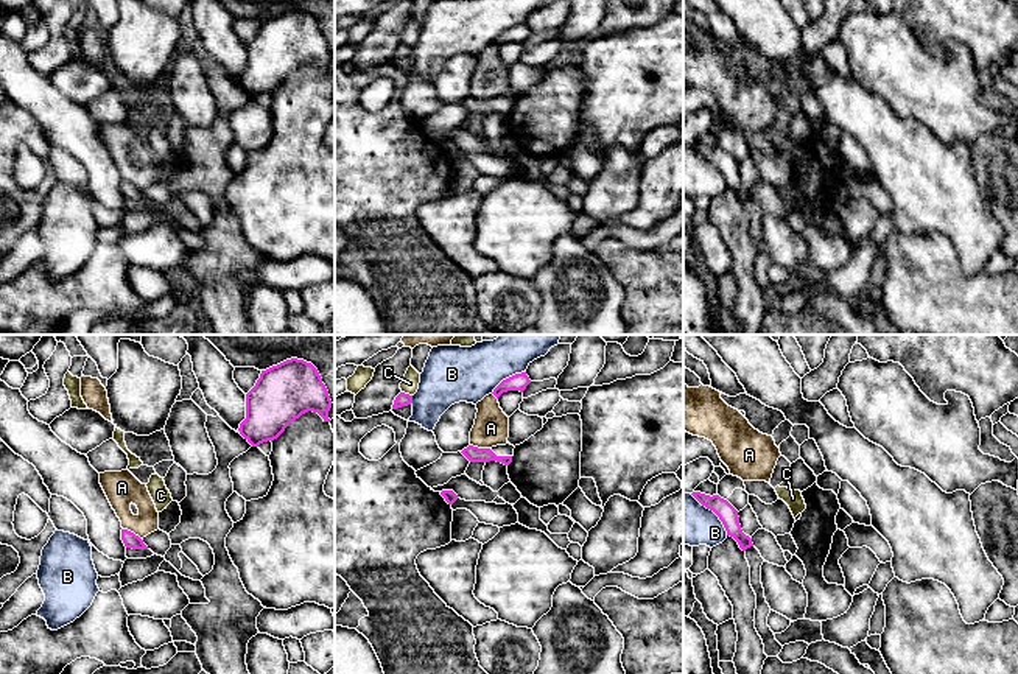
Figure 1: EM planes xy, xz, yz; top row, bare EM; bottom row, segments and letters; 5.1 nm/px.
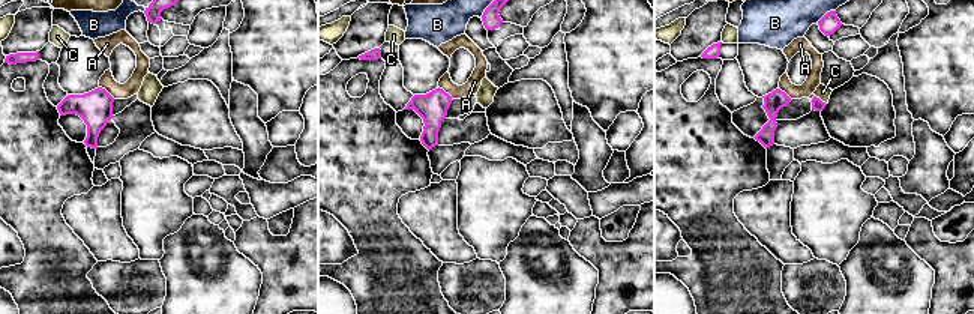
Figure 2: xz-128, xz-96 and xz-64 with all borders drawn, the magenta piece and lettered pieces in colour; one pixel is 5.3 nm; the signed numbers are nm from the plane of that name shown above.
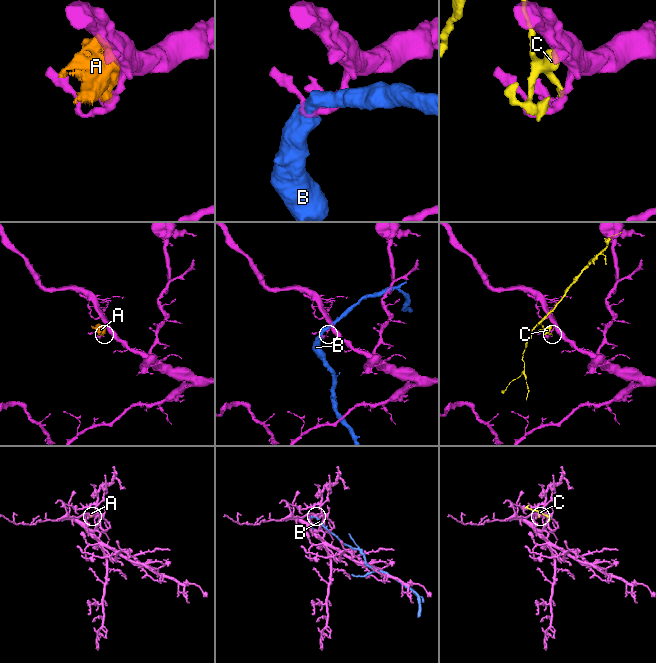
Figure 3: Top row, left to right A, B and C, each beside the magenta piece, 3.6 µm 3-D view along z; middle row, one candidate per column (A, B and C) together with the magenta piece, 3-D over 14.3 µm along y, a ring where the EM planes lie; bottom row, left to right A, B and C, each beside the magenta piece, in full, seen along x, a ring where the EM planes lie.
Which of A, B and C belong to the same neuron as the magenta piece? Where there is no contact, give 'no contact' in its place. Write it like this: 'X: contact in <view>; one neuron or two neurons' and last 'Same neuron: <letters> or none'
A: contact in xz; two neurons
B: contact in yz; two neurons
C: contact in xz; one neuron
Same neuron: C

